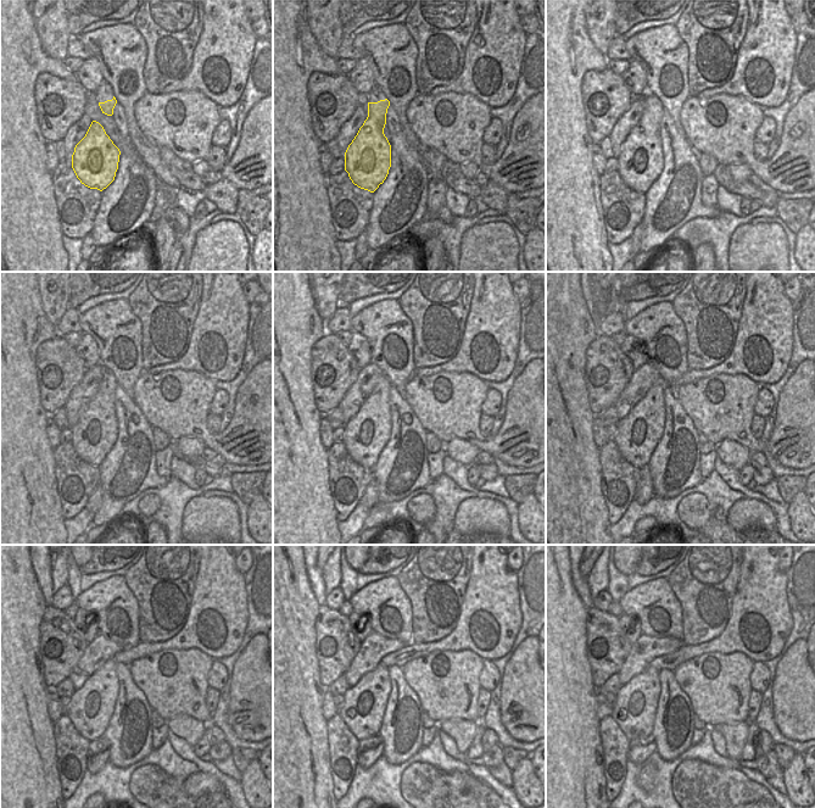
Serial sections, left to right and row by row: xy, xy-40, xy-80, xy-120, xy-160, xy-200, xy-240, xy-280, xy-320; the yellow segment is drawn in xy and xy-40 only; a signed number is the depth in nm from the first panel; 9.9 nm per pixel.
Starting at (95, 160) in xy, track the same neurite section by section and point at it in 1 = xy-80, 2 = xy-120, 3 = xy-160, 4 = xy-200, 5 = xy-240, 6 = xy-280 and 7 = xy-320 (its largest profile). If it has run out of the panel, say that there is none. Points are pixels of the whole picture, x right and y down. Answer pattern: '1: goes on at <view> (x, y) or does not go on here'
1: goes on at xy-80 (641, 160)
2: goes on at xy-120 (95, 432)
3: goes on at xy-160 (364, 436)
4: goes on at xy-200 (637, 434)
5: goes on at xy-240 (90, 708)
6: goes on at xy-280 (364, 703)
7: goes on at xy-320 (635, 708)

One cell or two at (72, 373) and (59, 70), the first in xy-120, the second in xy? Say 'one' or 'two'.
two

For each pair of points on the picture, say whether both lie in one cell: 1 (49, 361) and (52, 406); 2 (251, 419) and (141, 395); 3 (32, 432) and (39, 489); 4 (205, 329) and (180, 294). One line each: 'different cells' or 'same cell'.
1: same cell
2: same cell
3: same cell
4: different cells

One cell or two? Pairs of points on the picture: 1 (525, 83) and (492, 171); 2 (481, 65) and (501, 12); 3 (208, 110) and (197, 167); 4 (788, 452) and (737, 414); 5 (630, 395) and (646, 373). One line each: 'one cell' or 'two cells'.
1: two cells
2: one cell
3: two cells
4: one cell
5: one cell

